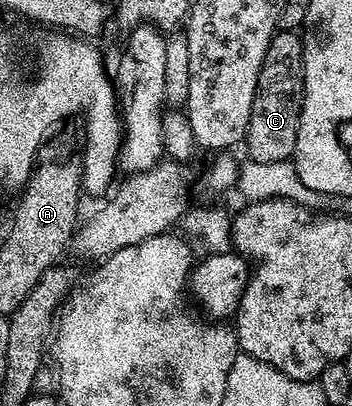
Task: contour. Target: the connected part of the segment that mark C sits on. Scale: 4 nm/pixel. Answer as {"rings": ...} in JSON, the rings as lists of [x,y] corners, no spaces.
{"rings":[[[278,29],[263,60],[247,135],[248,157],[254,162],[287,161],[296,155],[301,109],[305,99],[305,43],[302,35]]]}

